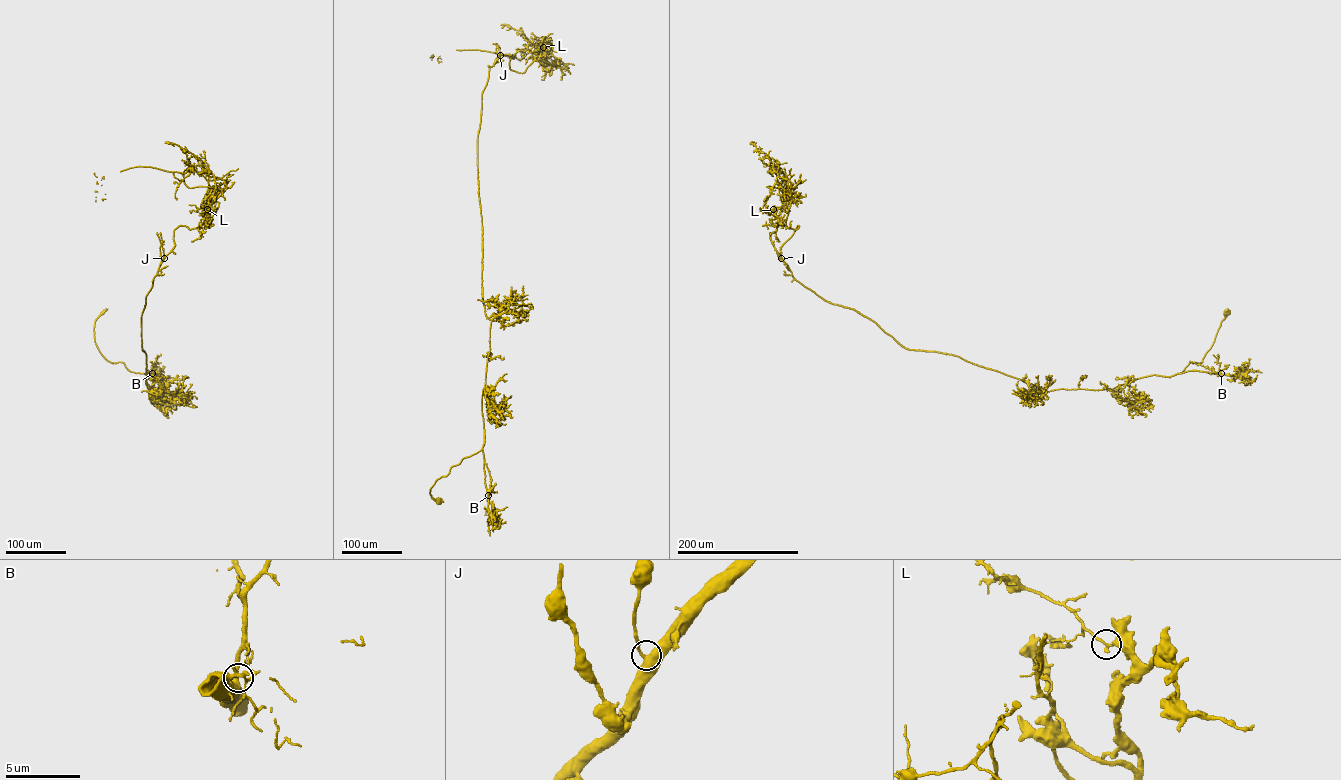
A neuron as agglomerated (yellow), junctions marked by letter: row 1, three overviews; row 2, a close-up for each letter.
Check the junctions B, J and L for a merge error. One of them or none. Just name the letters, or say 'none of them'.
L

